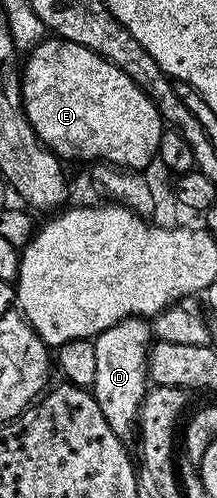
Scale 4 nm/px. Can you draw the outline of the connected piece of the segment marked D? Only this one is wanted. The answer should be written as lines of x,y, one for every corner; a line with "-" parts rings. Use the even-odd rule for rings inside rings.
135,314
119,320
92,340
94,355
98,357
91,391
102,414
120,440
129,441
135,435
141,403
148,389
148,354
154,343
154,333
147,319

